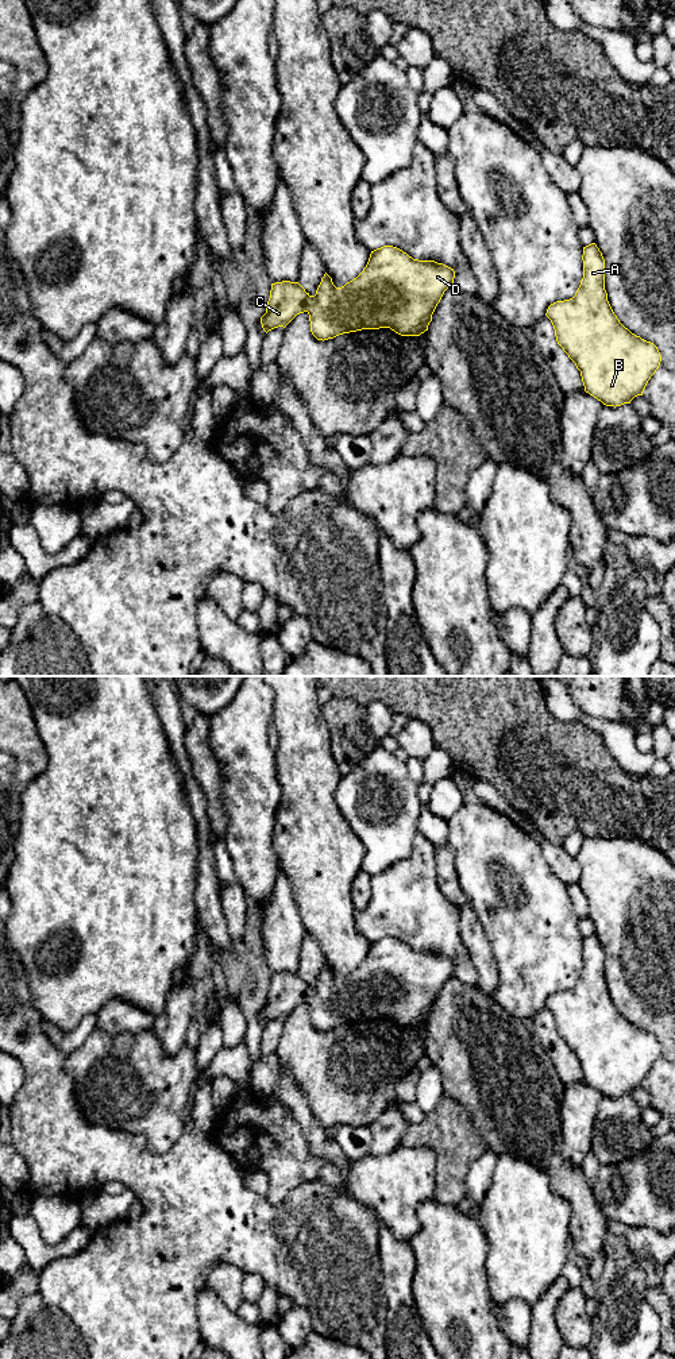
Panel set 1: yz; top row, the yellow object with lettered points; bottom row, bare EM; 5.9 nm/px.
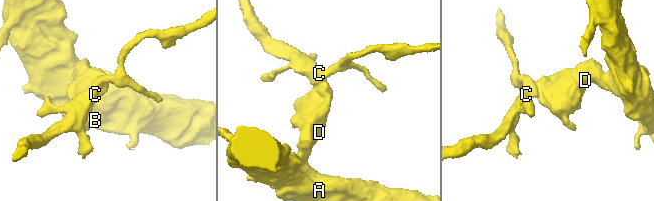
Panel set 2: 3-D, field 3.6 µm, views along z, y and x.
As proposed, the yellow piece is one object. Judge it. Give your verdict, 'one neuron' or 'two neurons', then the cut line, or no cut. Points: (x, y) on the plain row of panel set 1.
one neuron | no cut

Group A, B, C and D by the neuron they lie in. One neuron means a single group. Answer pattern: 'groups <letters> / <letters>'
groups A B C D

